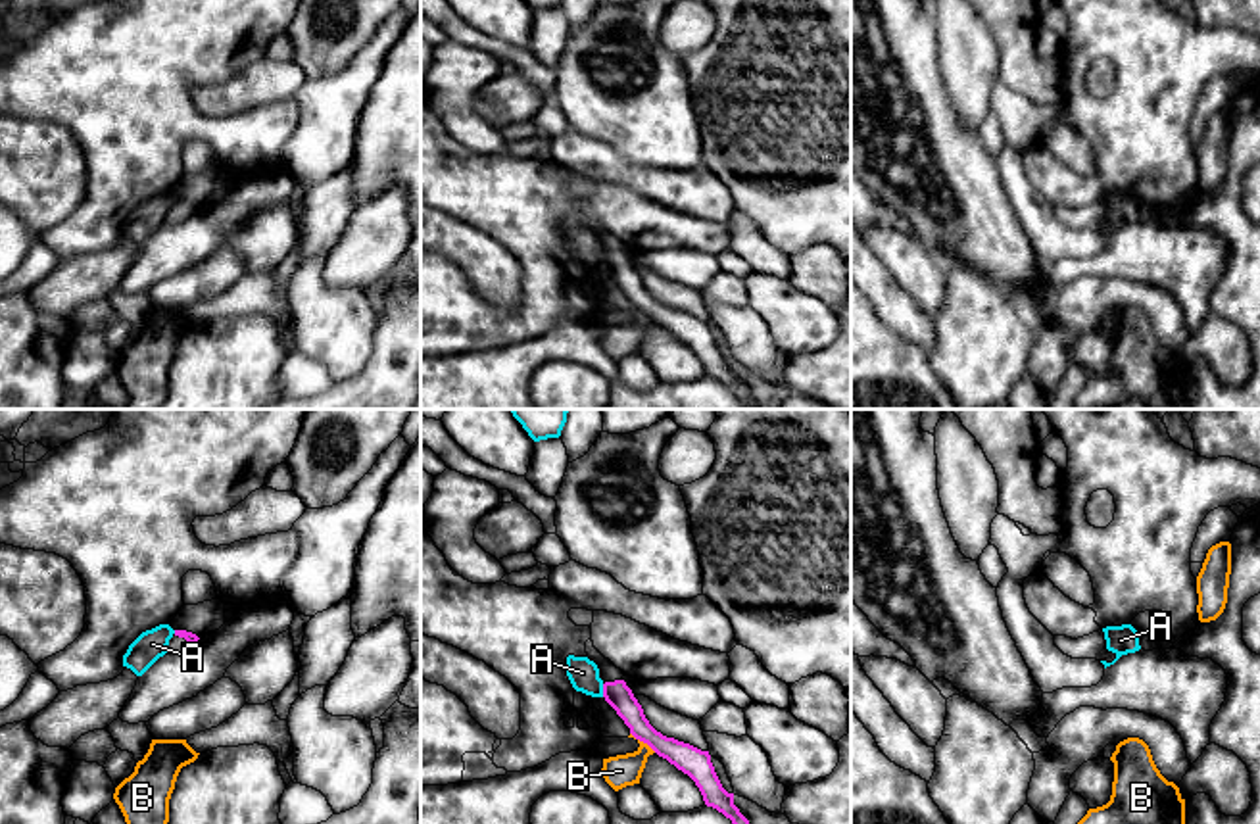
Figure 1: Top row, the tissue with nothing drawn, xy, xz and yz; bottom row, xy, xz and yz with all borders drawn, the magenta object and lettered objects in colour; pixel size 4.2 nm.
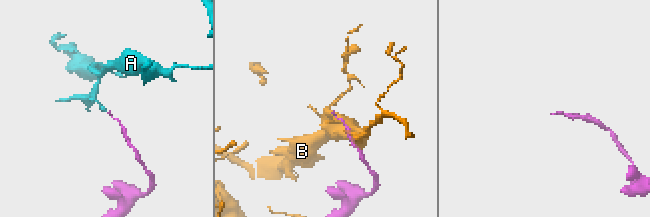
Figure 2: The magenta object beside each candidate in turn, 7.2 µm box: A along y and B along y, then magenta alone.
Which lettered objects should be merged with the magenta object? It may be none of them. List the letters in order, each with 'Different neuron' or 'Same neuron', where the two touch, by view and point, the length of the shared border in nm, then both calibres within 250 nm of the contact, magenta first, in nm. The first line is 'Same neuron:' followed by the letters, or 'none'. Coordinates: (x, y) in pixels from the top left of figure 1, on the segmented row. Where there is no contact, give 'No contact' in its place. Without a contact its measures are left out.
Same neuron: none
A: Different neuron. Touches magenta at xz (604, 690). Shared border 60 nm. Thickness 110 nm (magenta) against 130 nm
B: Different neuron. Touches magenta at xz (644, 742). Shared border 140 nm. Thickness 120 nm (magenta) against 140 nm

